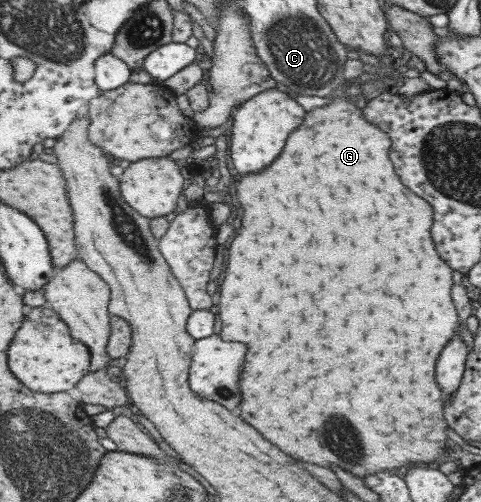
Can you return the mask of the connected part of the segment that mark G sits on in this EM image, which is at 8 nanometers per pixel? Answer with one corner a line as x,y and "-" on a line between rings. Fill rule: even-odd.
334,93
329,104
305,113
305,121
301,120
295,133
289,135
285,153
281,152
281,157
269,165
269,169
245,175
237,181
237,195
245,209
245,217
231,243
229,267
221,293
223,299
219,301
221,337
225,337
225,341
243,341
249,345
245,405
241,405
243,419
257,425
269,441
281,445
291,457
321,467
327,467
329,463
345,467
357,477
377,473
379,469
409,466
409,463
429,464
443,453
447,437
441,415
441,395
433,379
433,363
457,325
455,307
449,297
453,283
451,269
437,257
429,237
433,209
427,201
421,201
421,197
409,193
409,189
401,185
387,159
389,137
367,123
361,113
362,109
357,109
354,101
-
299,279
307,291
319,291
319,287
335,279
339,285
345,285
343,289
347,293
355,293
337,299
341,301
341,311
321,311
331,313
331,319
339,319
337,323
331,323
329,327
323,325
325,329
311,329
311,325
307,325
309,333
315,335
311,337
313,341
309,339
307,345
303,345
311,351
307,357
297,357
-
305,391
311,393
309,403
305,401
-
407,423
429,425
413,427

